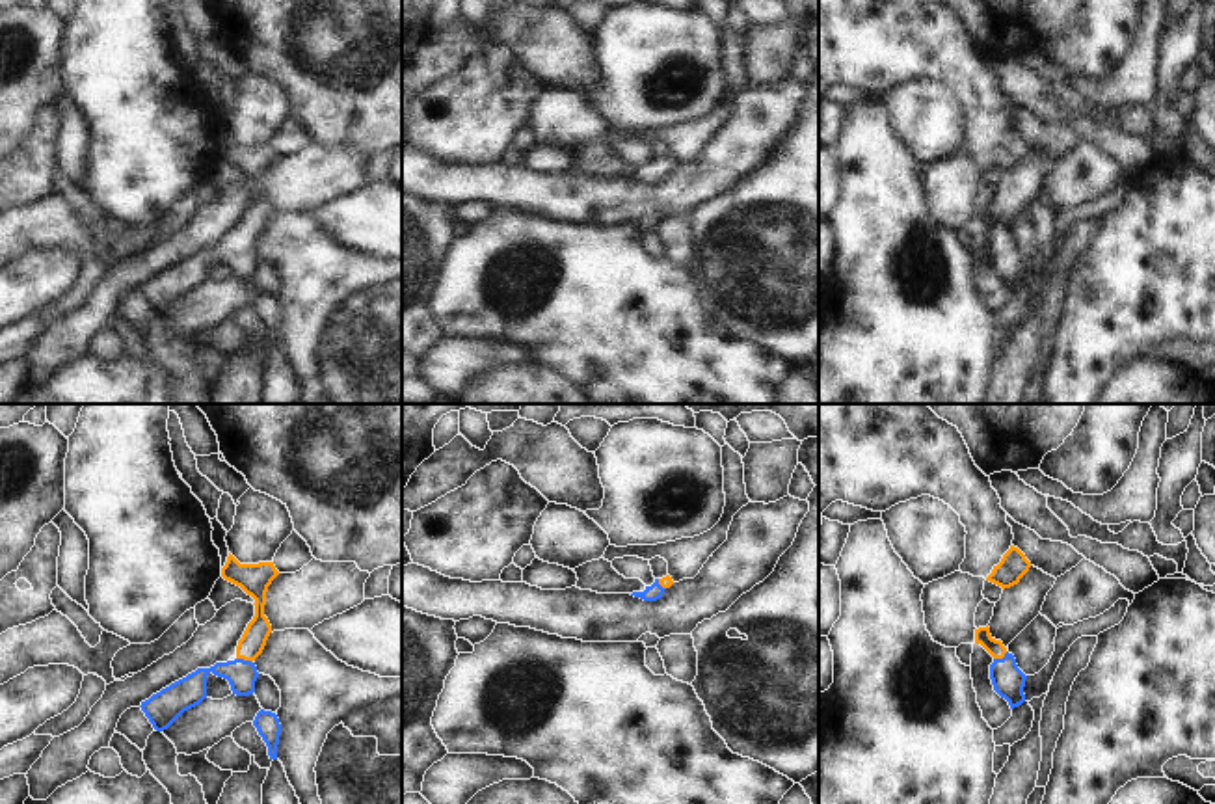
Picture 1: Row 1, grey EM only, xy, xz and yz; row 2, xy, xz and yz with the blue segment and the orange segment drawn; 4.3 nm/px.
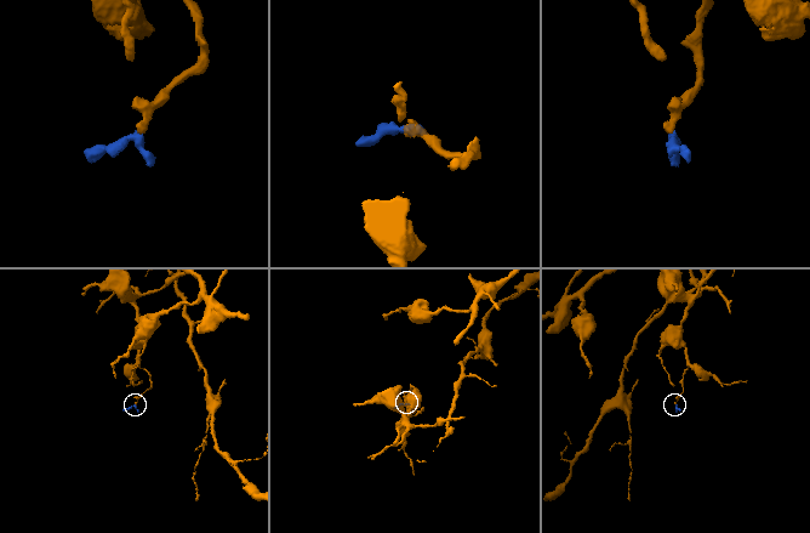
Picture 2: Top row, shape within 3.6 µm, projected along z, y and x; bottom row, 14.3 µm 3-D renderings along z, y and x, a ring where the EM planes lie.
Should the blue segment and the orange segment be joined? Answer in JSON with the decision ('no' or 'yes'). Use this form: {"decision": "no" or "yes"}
{"decision": "yes"}

